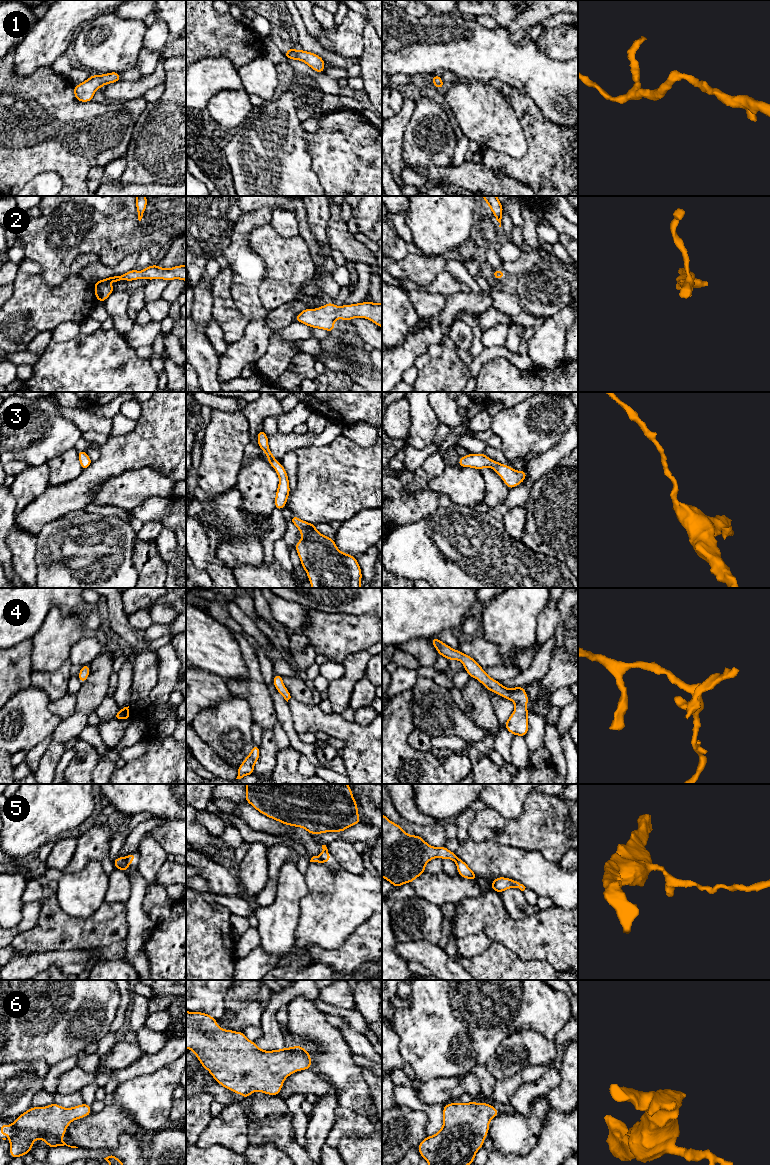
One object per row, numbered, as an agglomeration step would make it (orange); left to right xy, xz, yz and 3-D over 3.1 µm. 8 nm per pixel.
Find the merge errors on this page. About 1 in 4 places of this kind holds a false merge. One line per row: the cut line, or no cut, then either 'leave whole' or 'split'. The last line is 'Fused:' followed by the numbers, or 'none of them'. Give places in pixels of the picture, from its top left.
1: cut none; leave whole
2: cut none; leave whole
3: cut none; leave whole
4: cut none; leave whole
5: cut xy (124, 857), (128, 863); split
6: cut none; leave whole
Fused: 5

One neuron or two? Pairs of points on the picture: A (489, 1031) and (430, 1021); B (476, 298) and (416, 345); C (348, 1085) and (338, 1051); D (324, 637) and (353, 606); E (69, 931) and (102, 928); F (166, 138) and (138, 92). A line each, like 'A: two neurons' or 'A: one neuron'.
A: one neuron
B: one neuron
C: one neuron
D: two neurons
E: one neuron
F: two neurons

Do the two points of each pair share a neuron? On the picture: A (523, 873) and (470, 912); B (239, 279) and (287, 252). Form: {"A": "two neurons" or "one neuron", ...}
{"A": "two neurons", "B": "two neurons"}

